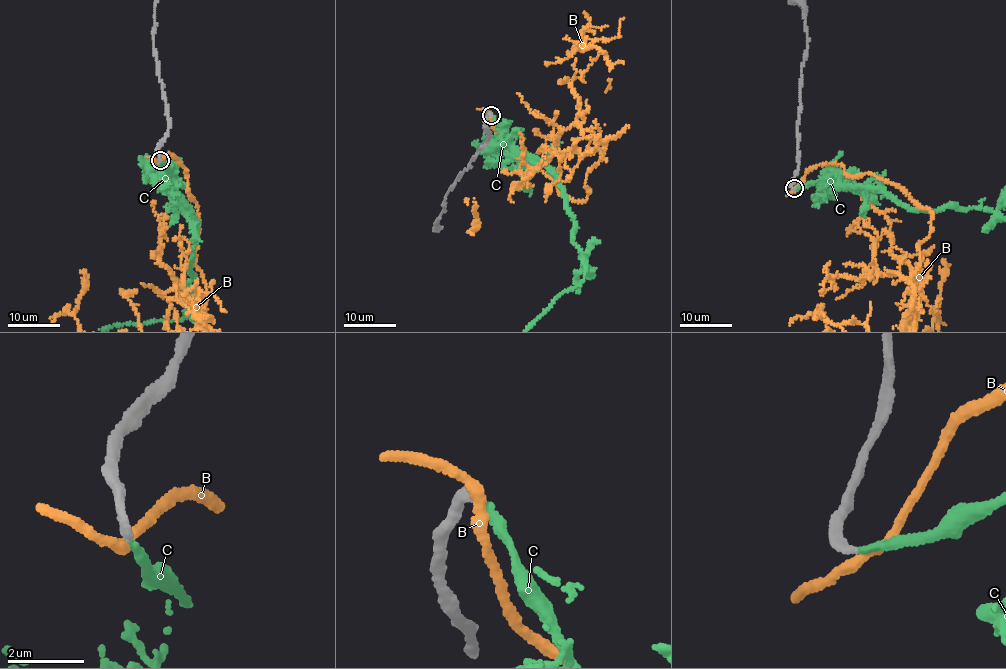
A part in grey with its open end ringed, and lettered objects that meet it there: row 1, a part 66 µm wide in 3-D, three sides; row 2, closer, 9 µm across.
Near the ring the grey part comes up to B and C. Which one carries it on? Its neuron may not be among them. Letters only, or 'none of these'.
C

